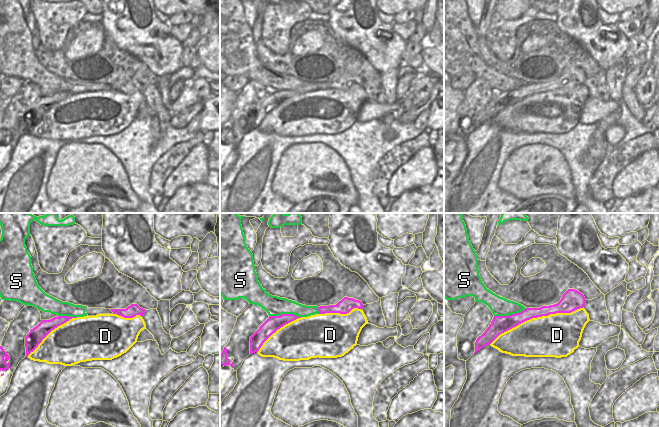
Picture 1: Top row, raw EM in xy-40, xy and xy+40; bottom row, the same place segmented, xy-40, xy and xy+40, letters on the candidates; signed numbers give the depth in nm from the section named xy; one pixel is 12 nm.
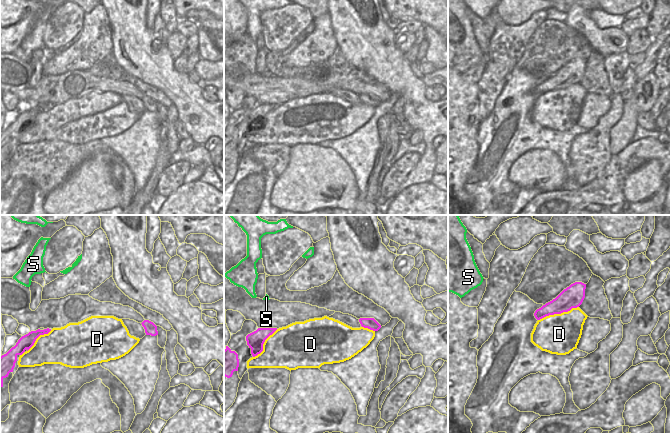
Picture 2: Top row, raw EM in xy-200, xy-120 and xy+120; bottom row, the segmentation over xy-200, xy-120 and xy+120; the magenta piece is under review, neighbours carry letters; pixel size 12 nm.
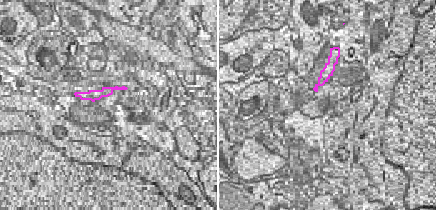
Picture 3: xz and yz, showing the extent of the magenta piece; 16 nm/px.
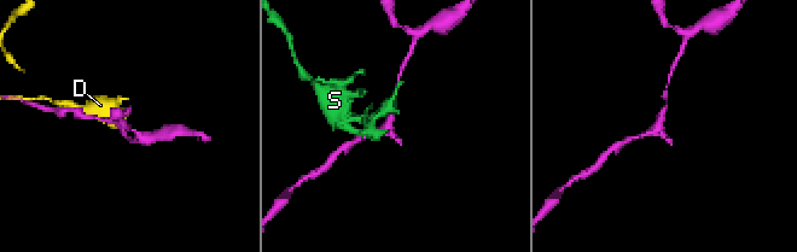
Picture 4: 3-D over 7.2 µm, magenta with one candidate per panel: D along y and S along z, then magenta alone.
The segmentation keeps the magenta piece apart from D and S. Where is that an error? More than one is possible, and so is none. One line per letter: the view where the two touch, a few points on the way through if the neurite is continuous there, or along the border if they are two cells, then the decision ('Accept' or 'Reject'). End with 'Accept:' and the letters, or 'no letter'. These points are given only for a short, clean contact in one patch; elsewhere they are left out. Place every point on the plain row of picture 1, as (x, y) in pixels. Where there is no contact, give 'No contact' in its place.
D: Touches magenta in xy+40. Reject
S: Touches magenta in xy+40. Reject
Accept: no letter

